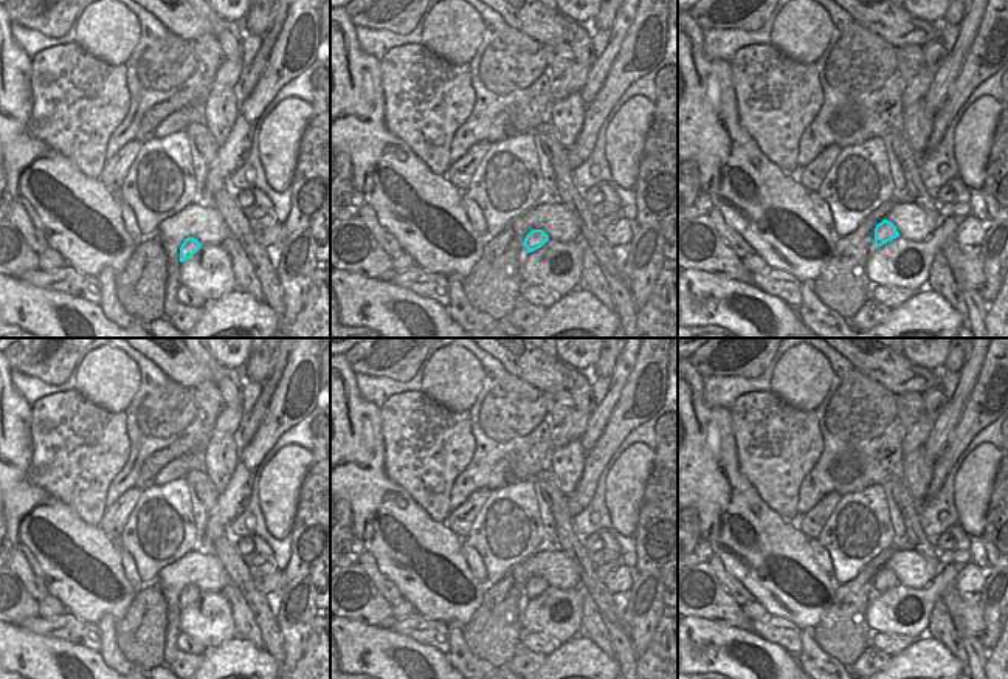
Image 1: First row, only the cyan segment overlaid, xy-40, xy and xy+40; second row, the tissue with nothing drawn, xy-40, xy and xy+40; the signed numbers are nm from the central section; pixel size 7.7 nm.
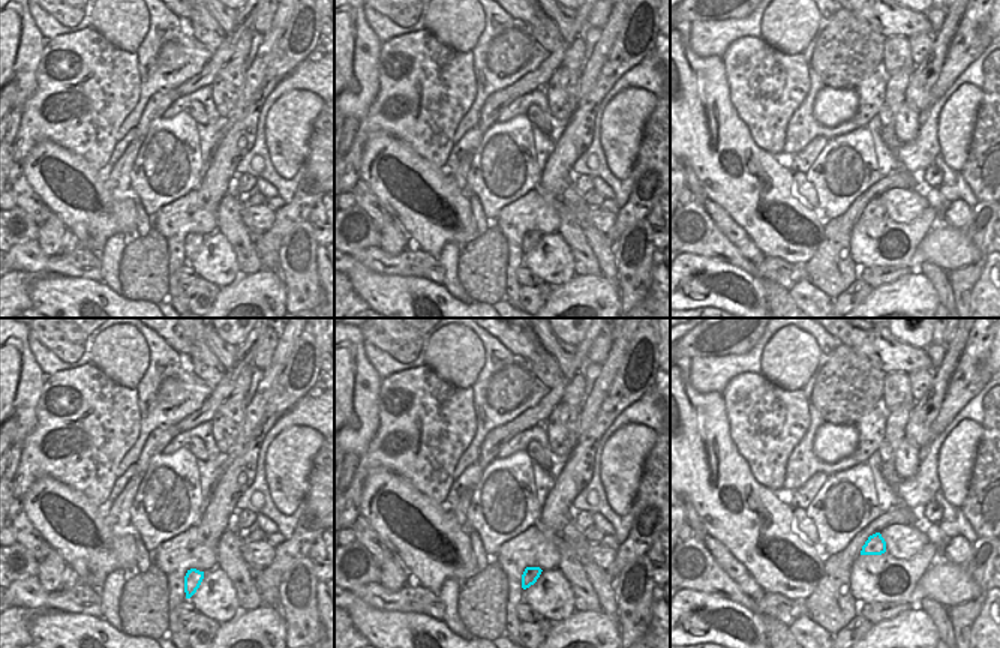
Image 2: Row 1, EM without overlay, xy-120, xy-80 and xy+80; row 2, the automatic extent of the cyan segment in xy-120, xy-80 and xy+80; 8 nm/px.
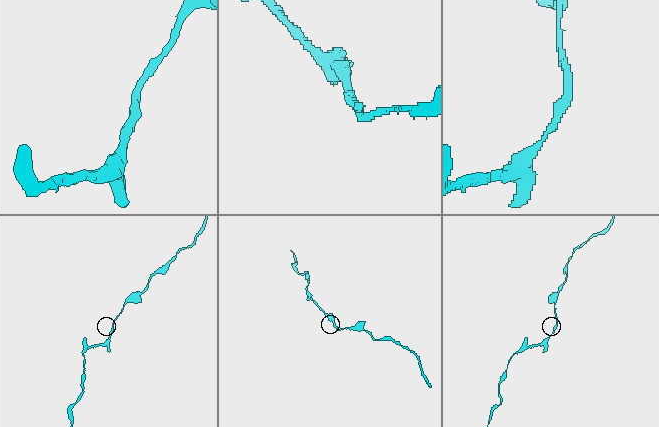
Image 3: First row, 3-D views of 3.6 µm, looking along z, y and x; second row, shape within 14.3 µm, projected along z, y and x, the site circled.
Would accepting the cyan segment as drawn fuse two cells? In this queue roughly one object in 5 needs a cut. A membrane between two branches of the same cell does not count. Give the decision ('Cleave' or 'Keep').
Keep

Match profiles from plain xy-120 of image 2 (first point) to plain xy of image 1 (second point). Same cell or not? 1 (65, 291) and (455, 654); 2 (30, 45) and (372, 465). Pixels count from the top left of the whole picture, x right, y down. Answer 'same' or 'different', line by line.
1: different
2: same

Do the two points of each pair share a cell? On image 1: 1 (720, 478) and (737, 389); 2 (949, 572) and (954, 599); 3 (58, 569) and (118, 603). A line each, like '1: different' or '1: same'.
1: different
2: different
3: same

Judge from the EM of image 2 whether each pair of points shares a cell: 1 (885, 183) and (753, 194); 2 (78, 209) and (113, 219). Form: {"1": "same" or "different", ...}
{"1": "different", "2": "same"}

